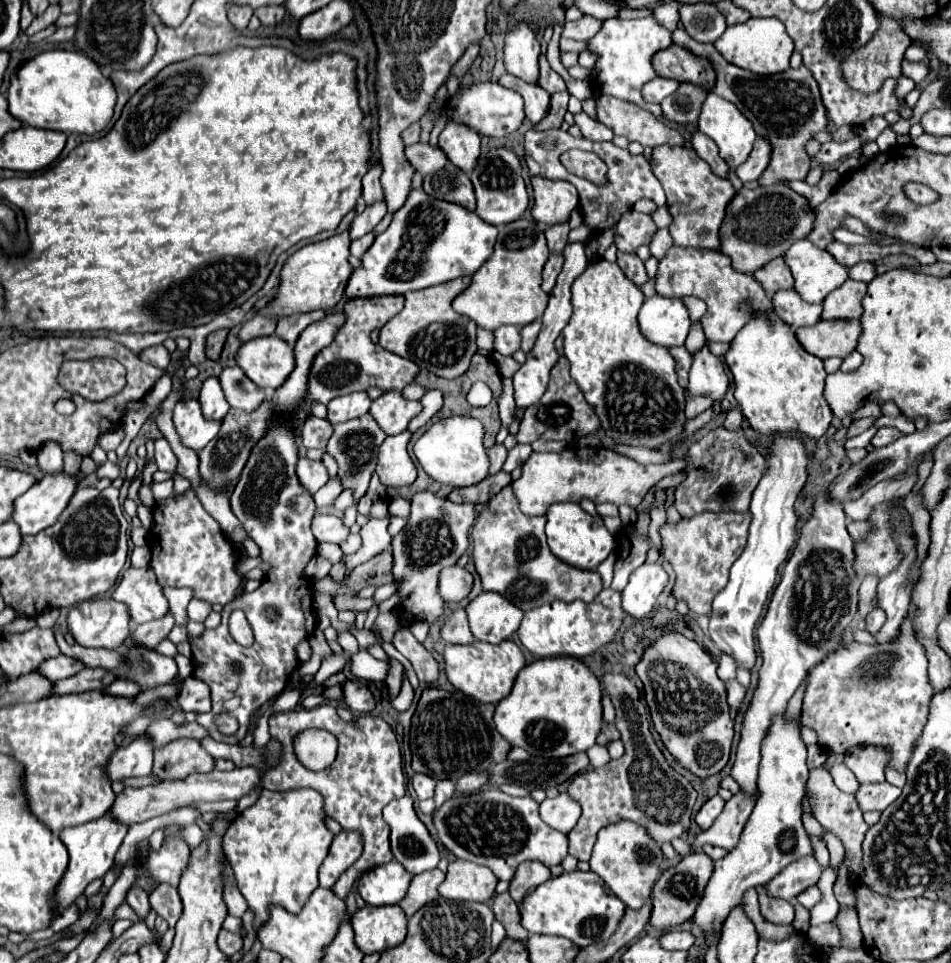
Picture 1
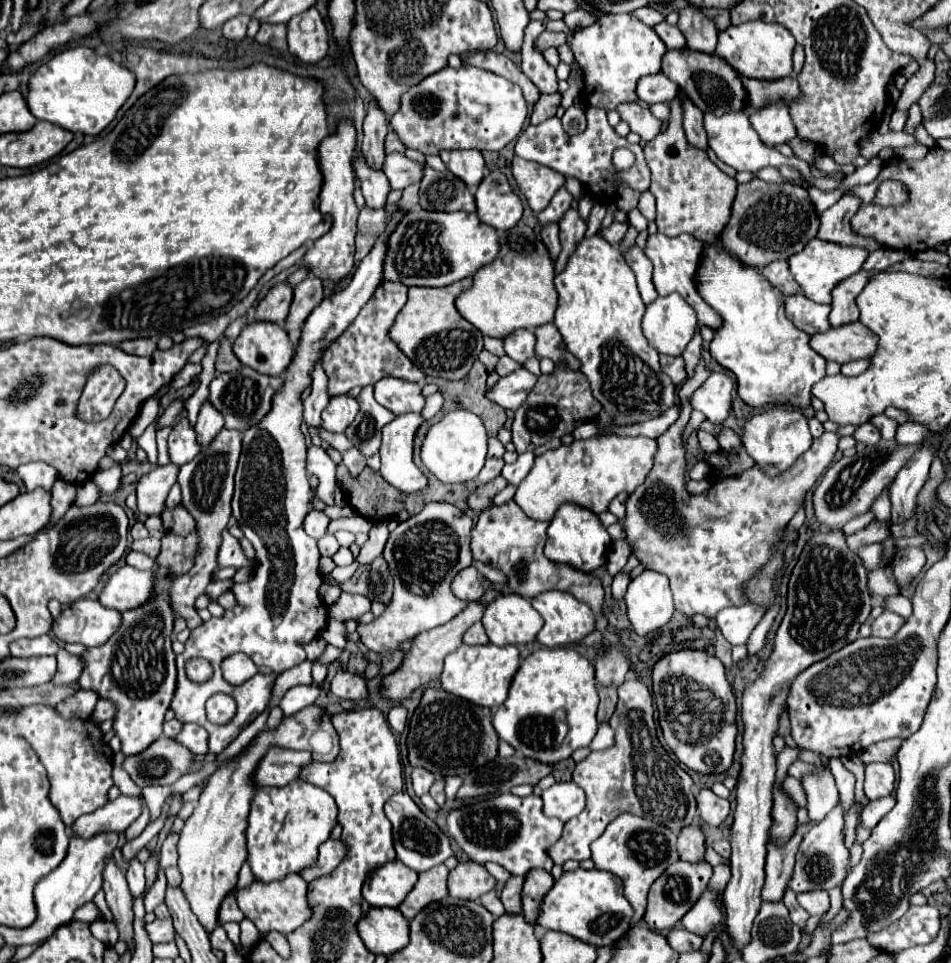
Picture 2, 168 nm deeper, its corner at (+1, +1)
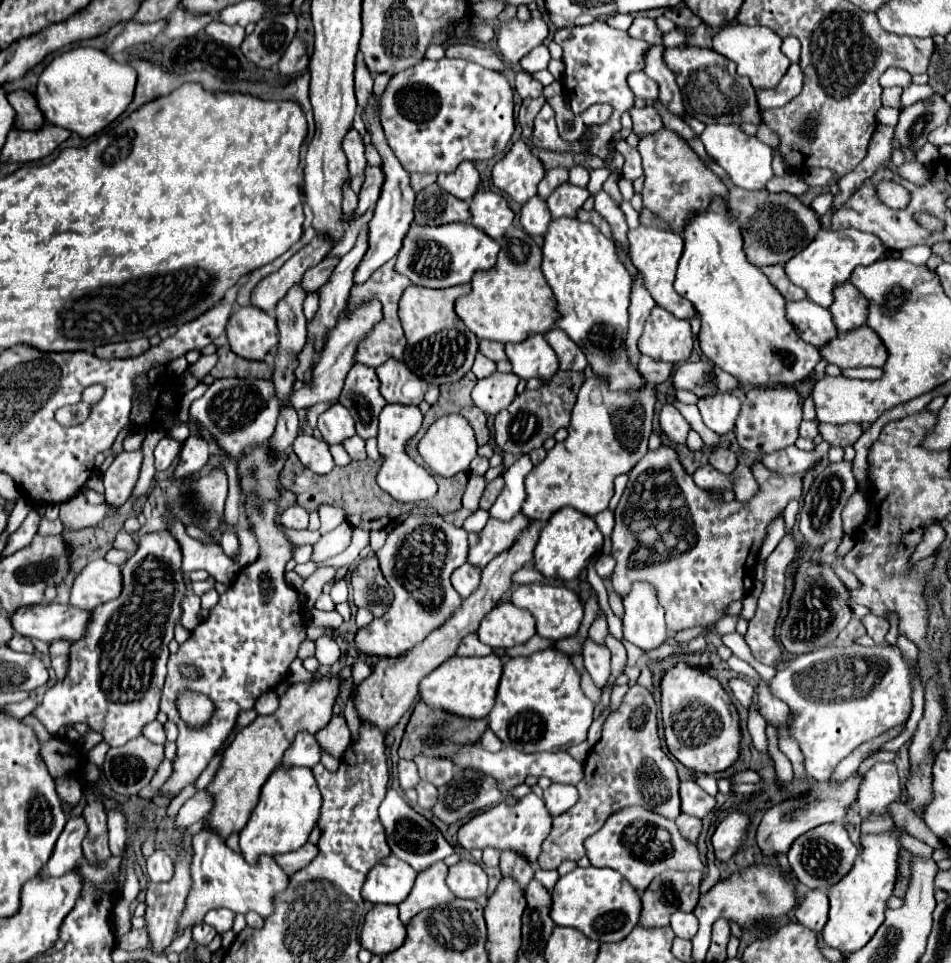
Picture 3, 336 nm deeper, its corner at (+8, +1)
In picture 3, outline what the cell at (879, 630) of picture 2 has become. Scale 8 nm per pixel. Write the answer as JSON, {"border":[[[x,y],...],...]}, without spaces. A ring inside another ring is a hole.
{"border":[[[868,614],[862,618],[862,624],[868,632],[868,636],[876,642],[876,644],[882,644],[884,642],[884,636],[888,632],[888,620],[886,618],[880,618],[876,614]]]}

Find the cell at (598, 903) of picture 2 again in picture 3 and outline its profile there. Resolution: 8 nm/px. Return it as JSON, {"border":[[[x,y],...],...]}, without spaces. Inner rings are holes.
{"border":[[[576,868],[562,876],[552,890],[550,918],[556,926],[570,926],[596,942],[624,940],[640,920],[640,896],[610,868]]]}

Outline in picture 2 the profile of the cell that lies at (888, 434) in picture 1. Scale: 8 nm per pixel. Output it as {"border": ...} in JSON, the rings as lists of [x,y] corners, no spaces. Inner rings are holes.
{"border":[[[865,422],[865,424],[857,426],[857,430],[853,432],[853,438],[863,444],[877,444],[881,440],[881,434],[871,422]]]}

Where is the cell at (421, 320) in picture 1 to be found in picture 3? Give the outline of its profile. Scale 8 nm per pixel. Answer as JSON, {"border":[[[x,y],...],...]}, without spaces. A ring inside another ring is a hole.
{"border":[[[460,284],[444,290],[432,290],[422,286],[408,286],[400,298],[398,316],[406,336],[404,362],[428,384],[446,384],[460,380],[474,362],[478,352],[478,338],[466,328],[466,324],[454,312],[454,300],[460,294],[468,294],[470,284]]]}

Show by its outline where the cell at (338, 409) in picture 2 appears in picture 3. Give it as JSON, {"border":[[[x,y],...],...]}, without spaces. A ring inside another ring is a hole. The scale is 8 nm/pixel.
{"border":[[[334,404],[318,418],[318,430],[328,444],[340,444],[348,436],[354,436],[354,420],[342,404]]]}

